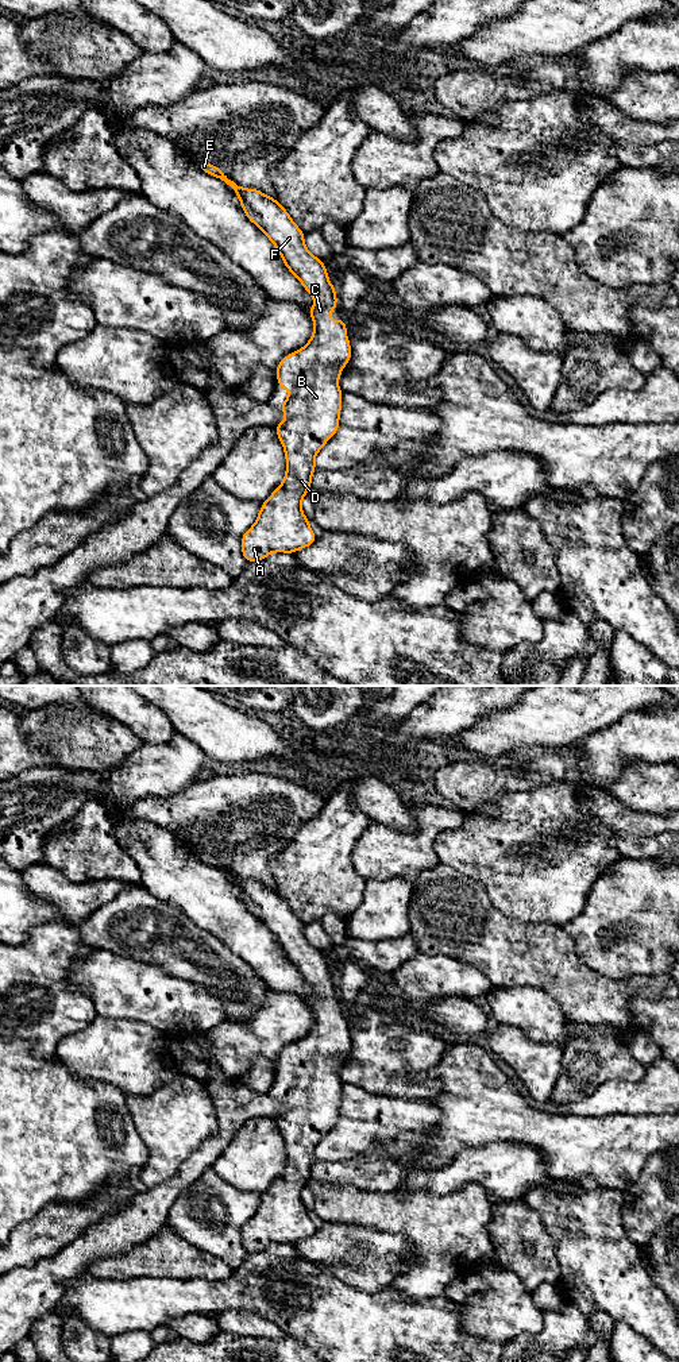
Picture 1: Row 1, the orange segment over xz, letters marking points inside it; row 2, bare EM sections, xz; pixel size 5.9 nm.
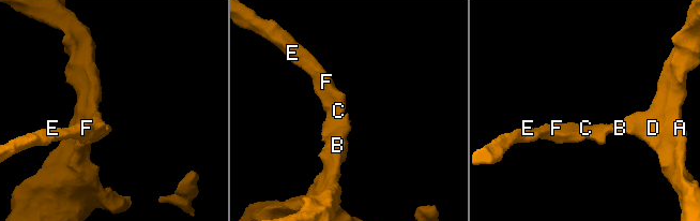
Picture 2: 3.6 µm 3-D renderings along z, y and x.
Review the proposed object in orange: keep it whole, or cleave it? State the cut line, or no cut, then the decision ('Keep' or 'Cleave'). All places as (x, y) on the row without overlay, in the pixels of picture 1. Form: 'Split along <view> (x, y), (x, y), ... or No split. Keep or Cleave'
No split. Keep

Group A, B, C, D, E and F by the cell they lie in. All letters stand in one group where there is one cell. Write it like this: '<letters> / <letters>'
A B C D E F

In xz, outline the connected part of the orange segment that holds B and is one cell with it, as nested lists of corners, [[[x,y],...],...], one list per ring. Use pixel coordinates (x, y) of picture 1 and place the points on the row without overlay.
[[[198,853],[197,859],[235,881],[248,911],[274,934],[285,957],[316,995],[306,1002],[315,1015],[310,1031],[304,1039],[285,1047],[275,1061],[277,1077],[290,1083],[278,1099],[288,1110],[274,1119],[283,1137],[288,1158],[282,1176],[262,1195],[256,1214],[242,1227],[242,1245],[251,1254],[275,1242],[294,1245],[317,1231],[301,1201],[301,1191],[312,1177],[312,1165],[317,1160],[316,1145],[339,1120],[343,1083],[337,1070],[352,1041],[344,1010],[328,1010],[337,991],[327,960],[321,950],[308,942],[305,925],[285,899],[258,880],[236,876],[223,860],[212,854]]]

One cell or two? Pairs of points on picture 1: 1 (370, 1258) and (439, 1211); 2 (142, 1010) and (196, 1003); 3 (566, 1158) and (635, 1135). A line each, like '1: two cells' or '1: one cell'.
1: two cells
2: one cell
3: one cell

